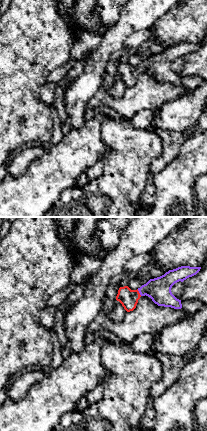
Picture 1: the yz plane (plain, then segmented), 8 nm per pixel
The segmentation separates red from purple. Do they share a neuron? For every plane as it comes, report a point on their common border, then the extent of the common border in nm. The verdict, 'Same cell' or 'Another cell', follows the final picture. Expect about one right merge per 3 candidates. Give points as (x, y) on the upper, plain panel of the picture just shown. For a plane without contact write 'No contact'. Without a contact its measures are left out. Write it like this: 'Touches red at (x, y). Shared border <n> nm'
Touches red at (138, 68). Shared border 70 nm

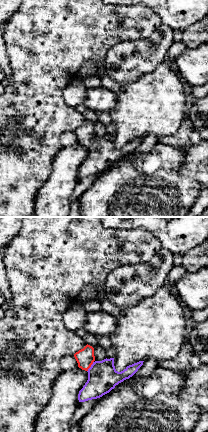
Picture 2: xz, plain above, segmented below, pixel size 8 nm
Touches red at (90, 142). Shared border 100 nm

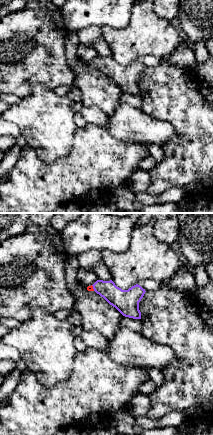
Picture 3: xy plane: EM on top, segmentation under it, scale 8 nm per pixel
Touches red at (92, 64). Shared border 50 nm

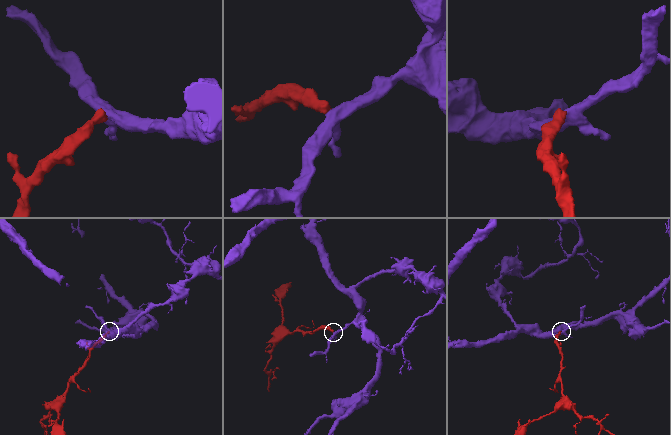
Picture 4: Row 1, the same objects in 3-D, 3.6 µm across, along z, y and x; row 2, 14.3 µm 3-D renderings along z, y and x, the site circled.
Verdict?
Same cell

